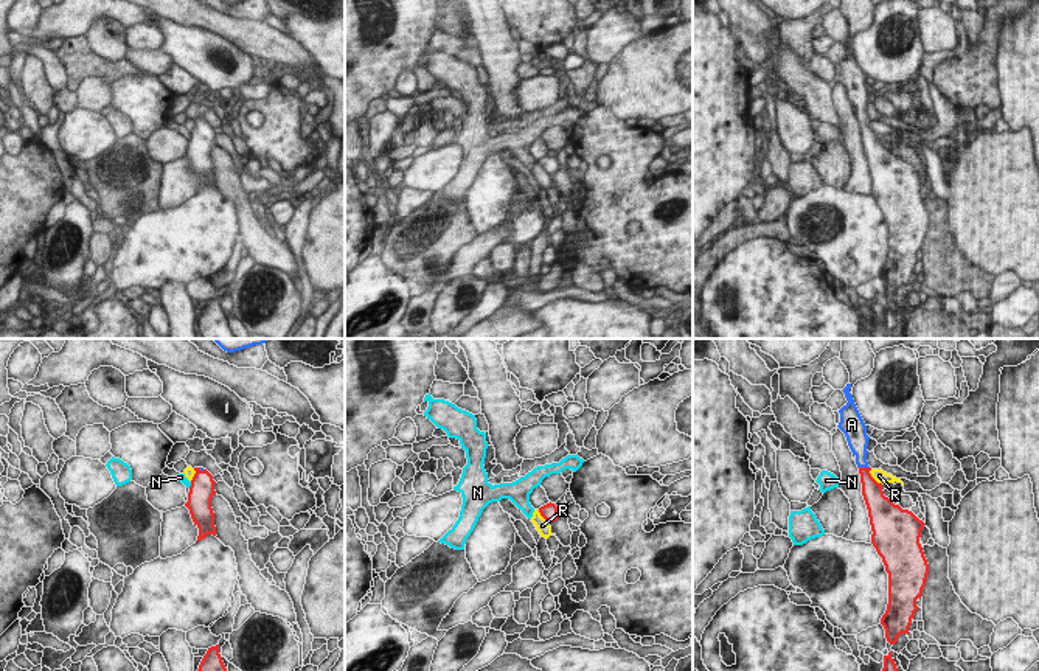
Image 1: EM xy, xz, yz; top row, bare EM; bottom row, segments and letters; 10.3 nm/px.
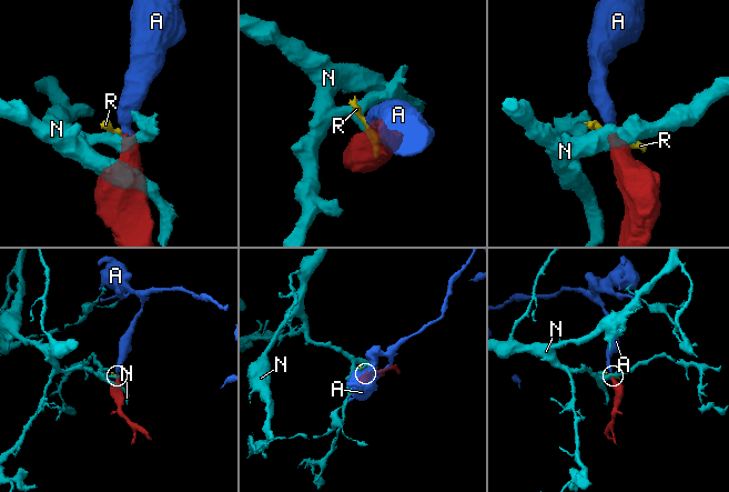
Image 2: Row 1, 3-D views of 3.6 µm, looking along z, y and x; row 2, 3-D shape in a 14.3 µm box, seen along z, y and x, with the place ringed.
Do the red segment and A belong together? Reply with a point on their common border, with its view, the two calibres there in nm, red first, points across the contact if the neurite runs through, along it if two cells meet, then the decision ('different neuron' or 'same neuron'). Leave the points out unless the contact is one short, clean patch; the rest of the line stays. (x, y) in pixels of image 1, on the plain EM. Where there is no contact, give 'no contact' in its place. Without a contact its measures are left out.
meets red in yz at (864, 120); 200 nm thick on the red side, 190 nm on the other; runs through yz (872, 142), (864, 120), (858, 97); same neuron

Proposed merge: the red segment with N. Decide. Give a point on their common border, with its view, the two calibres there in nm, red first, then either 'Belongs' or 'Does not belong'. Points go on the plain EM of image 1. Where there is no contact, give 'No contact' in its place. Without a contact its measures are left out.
Touches red at xy (191, 137). Thickness 260 nm (red) against 90 nm. Does not belong.

